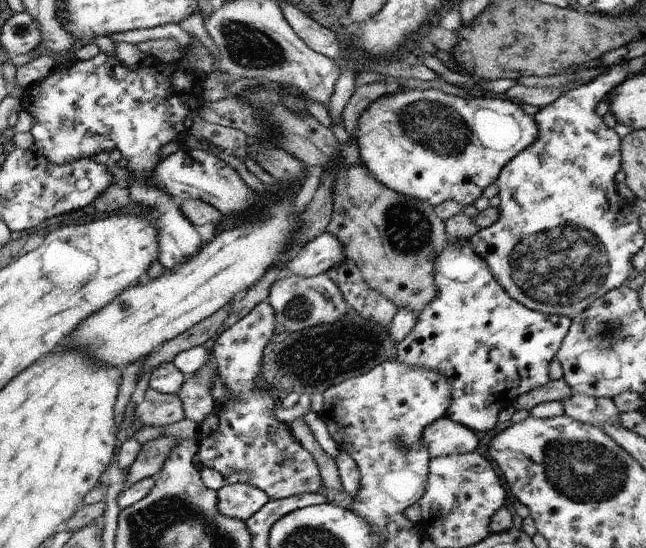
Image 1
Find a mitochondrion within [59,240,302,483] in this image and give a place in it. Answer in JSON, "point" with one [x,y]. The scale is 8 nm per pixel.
{"point":[282,460]}

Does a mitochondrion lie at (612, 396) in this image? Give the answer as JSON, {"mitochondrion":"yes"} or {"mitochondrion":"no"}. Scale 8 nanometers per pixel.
{"mitochondrion":"no"}

